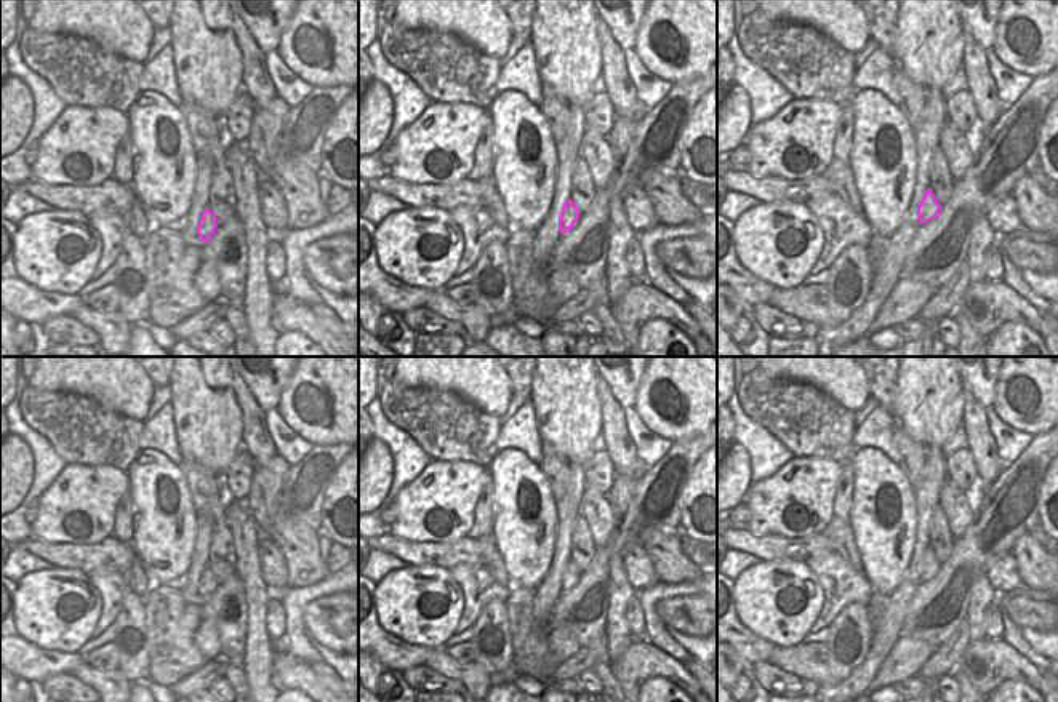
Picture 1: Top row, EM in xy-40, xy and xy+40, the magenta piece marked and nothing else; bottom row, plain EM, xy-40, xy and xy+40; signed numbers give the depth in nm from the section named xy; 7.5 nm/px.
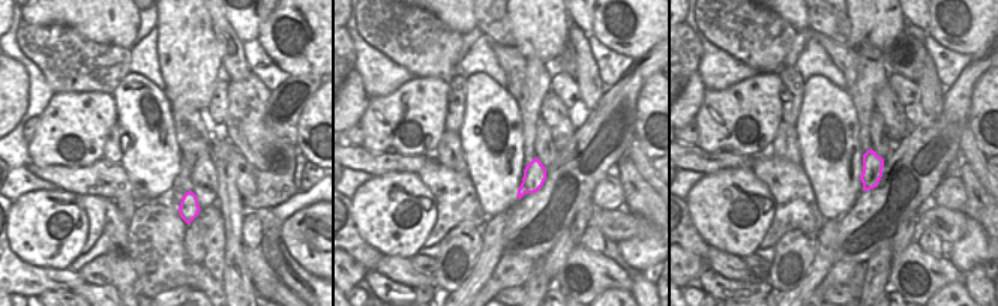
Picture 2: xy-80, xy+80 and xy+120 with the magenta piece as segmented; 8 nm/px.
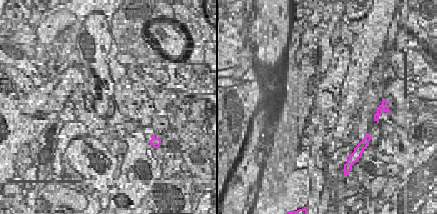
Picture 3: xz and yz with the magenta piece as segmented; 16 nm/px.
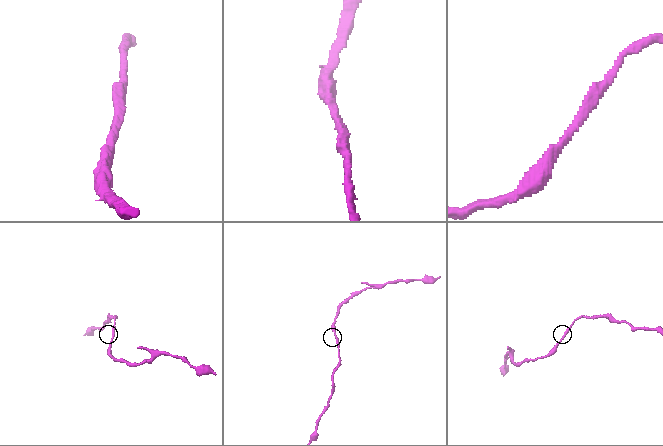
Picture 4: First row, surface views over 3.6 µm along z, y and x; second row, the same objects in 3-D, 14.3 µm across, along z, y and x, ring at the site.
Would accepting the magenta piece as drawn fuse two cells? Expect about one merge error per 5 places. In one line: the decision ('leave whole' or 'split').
leave whole

